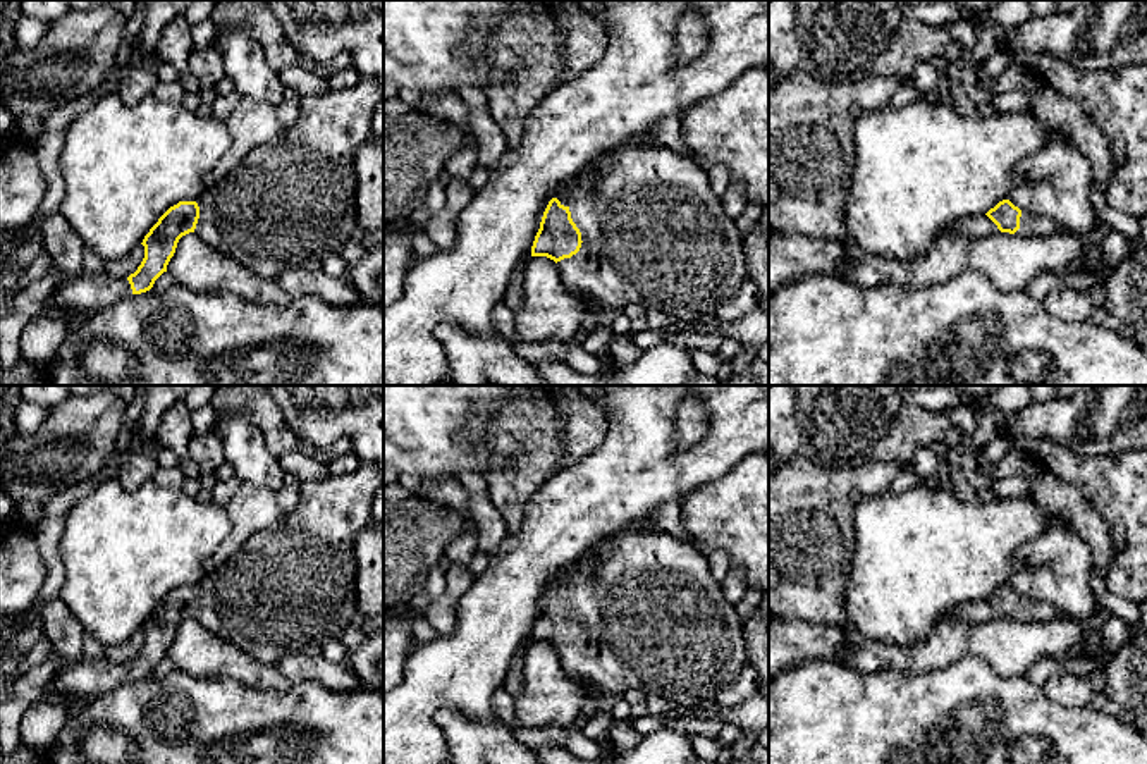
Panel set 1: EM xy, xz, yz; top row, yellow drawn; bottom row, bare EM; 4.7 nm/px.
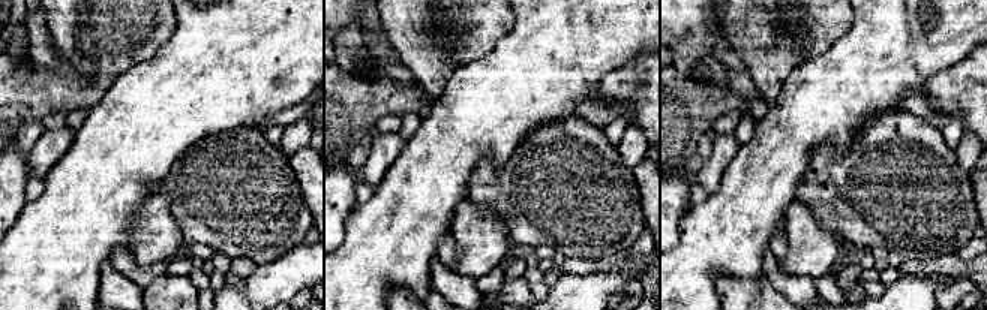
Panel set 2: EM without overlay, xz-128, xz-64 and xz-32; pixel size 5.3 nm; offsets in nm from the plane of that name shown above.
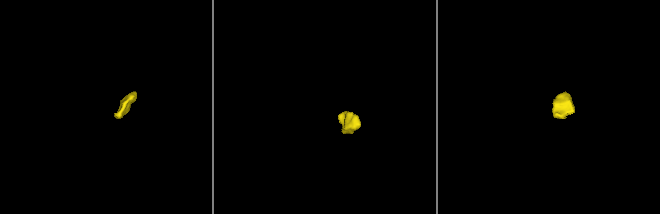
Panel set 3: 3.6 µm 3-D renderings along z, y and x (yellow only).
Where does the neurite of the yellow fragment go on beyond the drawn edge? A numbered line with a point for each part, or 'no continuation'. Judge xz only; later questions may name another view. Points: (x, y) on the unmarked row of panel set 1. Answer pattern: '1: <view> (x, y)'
1: xz (654, 620)

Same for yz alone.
1: yz (1030, 609)

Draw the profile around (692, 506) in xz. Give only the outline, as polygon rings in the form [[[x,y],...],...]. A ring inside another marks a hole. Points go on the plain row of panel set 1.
[[[769,453],[750,454],[726,477],[688,492],[679,509],[693,545],[705,545],[708,554],[724,549],[731,566],[746,571],[748,585],[769,594]]]

